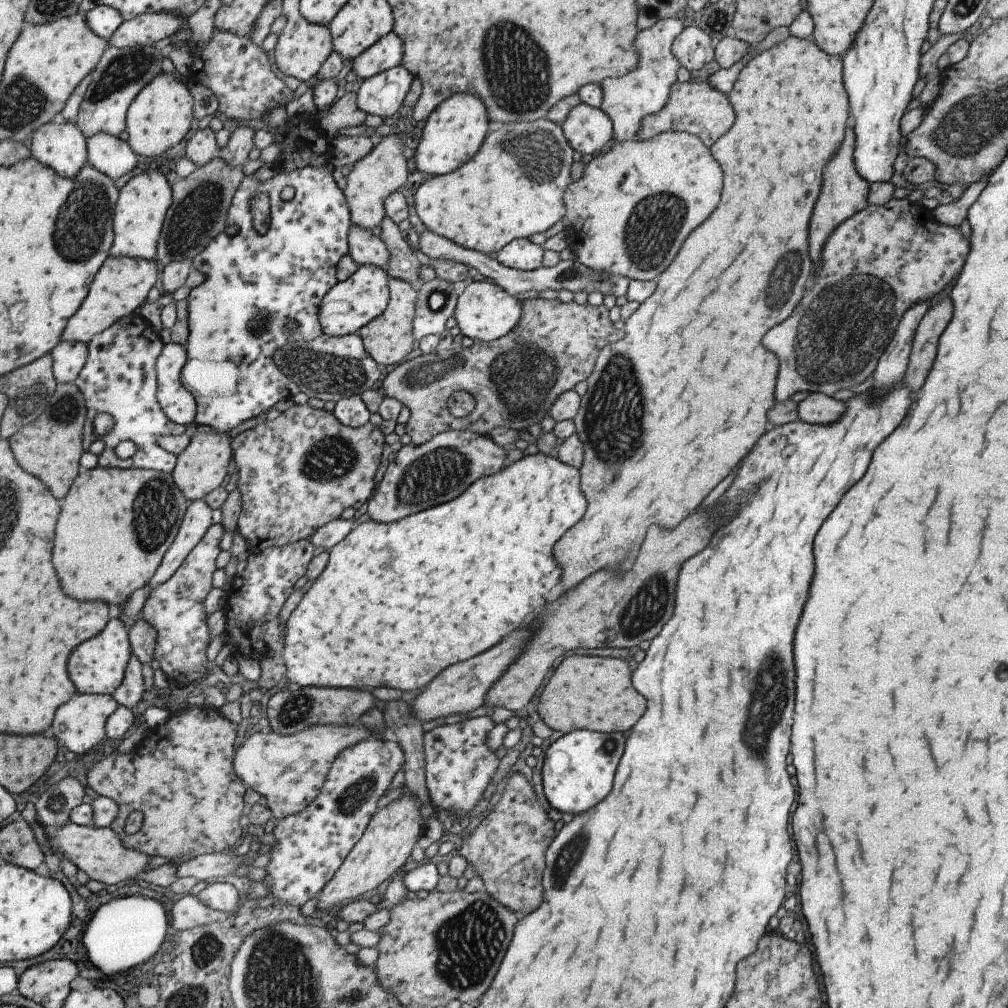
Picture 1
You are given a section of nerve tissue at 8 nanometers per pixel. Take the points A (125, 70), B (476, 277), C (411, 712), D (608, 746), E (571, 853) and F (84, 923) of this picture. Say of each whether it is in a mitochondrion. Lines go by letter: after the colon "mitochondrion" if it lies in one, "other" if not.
A: mitochondrion
B: other
C: other
D: mitochondrion
E: mitochondrion
F: other

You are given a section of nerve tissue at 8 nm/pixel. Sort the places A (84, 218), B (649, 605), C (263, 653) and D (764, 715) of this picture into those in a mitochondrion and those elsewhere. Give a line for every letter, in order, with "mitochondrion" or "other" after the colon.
A: mitochondrion
B: mitochondrion
C: other
D: mitochondrion

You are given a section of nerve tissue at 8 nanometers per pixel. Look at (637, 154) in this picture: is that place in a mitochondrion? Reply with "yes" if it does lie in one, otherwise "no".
no

